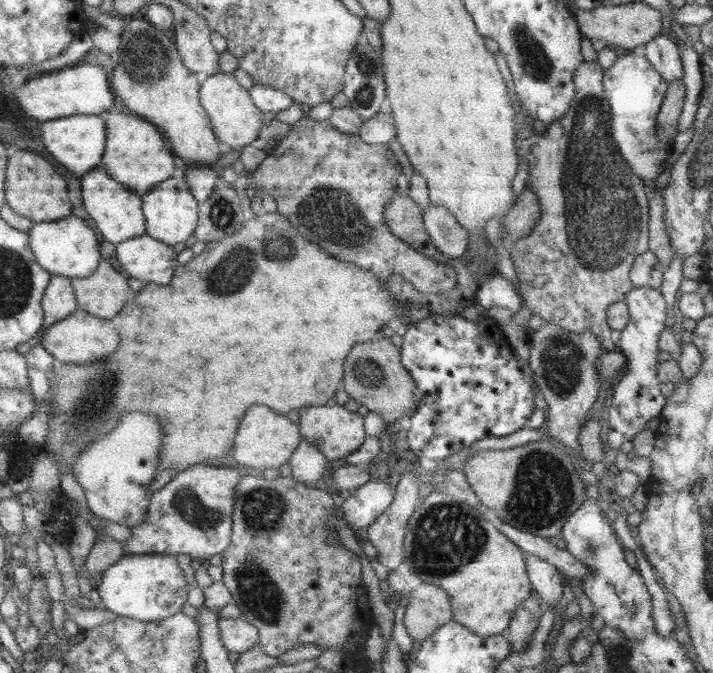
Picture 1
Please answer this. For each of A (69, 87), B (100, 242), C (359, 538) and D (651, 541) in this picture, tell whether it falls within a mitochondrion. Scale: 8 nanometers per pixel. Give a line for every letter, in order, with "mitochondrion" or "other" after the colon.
A: other
B: other
C: other
D: other

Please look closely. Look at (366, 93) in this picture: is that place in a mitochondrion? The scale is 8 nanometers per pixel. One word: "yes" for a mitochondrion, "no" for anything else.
yes

